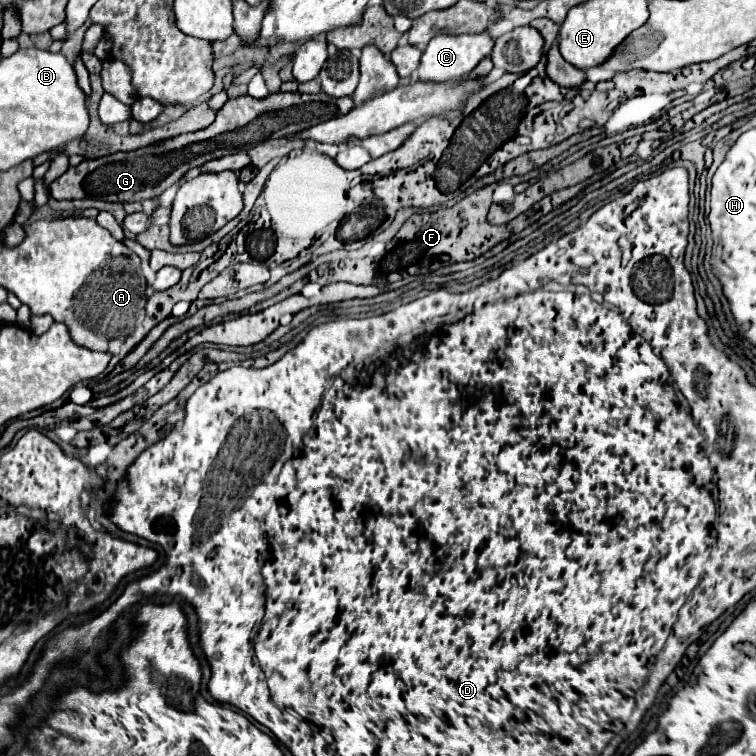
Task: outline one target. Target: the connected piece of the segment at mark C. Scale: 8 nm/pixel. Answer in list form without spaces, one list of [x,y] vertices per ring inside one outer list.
[[[488,32],[458,34],[458,36],[438,34],[428,42],[428,46],[422,54],[422,60],[420,60],[420,66],[418,66],[418,76],[420,76],[420,80],[434,80],[434,82],[460,78],[460,76],[472,72],[480,64],[482,58],[490,56],[492,46],[494,46],[494,40],[488,36]]]

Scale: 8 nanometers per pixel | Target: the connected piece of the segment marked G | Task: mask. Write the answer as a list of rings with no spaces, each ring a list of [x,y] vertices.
[[[276,92],[260,100],[252,96],[230,98],[218,110],[216,120],[208,128],[166,138],[162,142],[132,152],[116,152],[94,160],[84,160],[78,166],[70,166],[58,180],[52,182],[50,188],[54,190],[54,198],[60,200],[98,198],[108,202],[142,202],[148,198],[158,198],[166,188],[178,184],[180,178],[190,168],[202,166],[212,158],[222,158],[226,154],[248,150],[264,142],[266,138],[292,136],[300,132],[300,128],[308,128],[312,124],[322,124],[336,116],[344,116],[352,108],[354,104],[350,98],[332,98],[324,92],[320,94]]]

